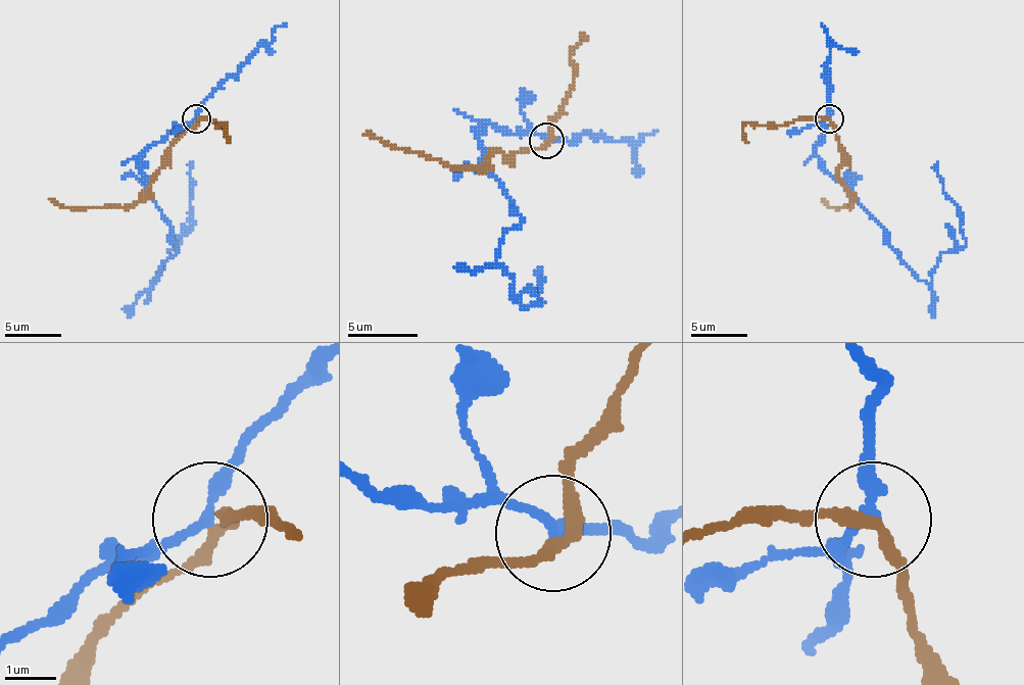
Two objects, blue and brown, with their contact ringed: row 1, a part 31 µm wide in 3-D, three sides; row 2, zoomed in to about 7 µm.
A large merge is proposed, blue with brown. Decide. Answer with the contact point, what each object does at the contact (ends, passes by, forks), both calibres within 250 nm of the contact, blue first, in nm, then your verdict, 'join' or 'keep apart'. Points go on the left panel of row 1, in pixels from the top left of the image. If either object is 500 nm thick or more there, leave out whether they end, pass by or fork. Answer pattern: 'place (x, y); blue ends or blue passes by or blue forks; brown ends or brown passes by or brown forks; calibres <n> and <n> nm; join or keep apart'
place (196, 118); blue passes by; brown passes by; calibres 220 and 240 nm; keep apart

